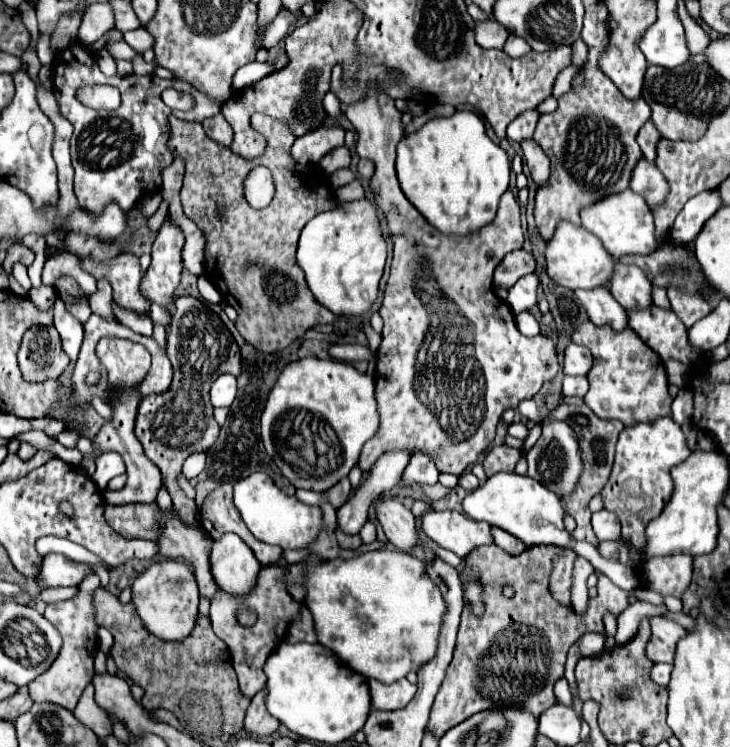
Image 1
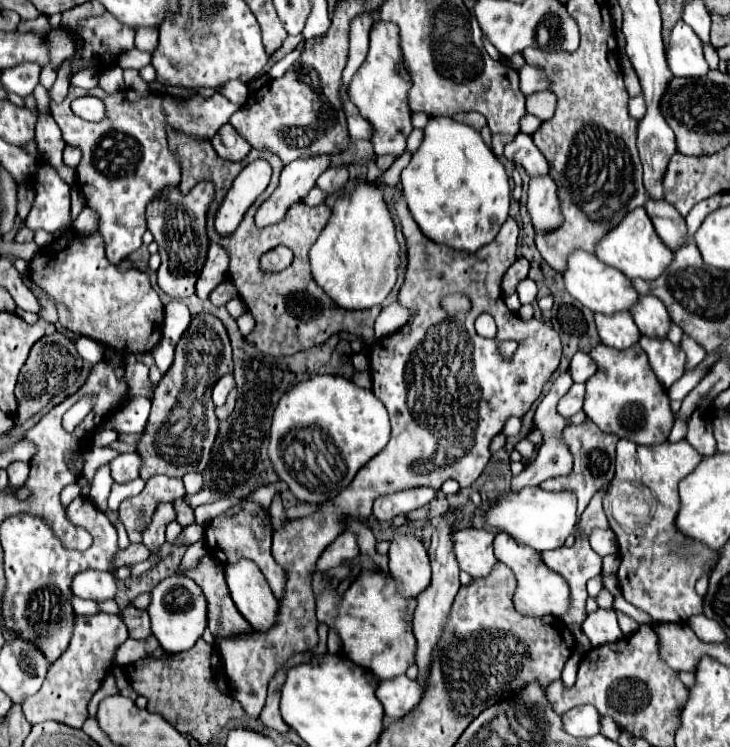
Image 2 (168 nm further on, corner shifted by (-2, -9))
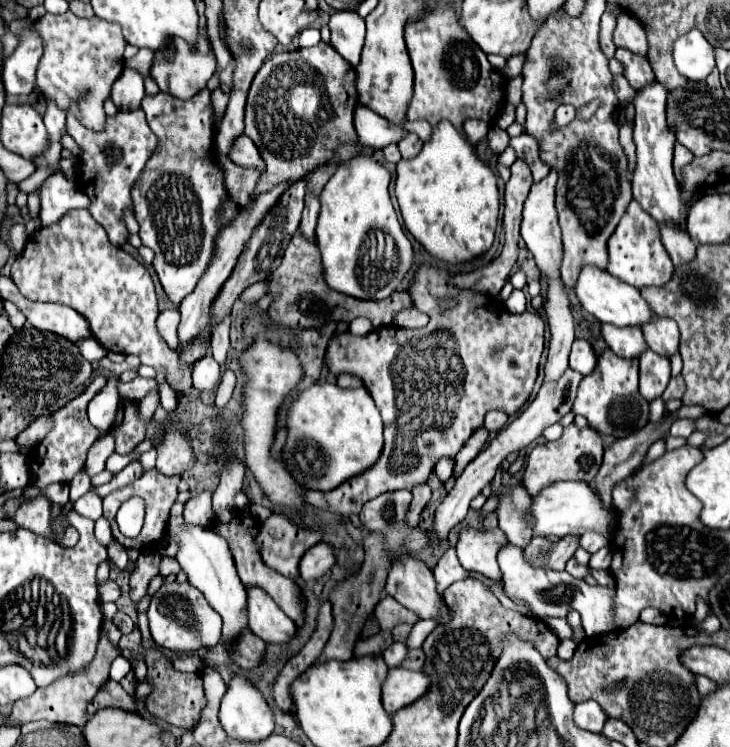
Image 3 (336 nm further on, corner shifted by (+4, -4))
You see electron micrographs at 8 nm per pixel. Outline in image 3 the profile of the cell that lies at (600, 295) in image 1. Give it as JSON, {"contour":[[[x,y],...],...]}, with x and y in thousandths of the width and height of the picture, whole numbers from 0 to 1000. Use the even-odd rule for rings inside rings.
{"contour":[[[825,432],[825,451],[849,478],[874,478],[888,465],[877,438],[844,438]]]}

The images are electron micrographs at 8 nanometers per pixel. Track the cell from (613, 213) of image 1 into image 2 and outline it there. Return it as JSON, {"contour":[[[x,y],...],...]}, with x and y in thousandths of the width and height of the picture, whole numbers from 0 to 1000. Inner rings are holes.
{"contour":[[[882,278],[866,281],[836,313],[830,313],[830,319],[825,319],[825,324],[819,327],[816,343],[830,356],[838,356],[838,359],[849,361],[863,375],[868,375],[868,372],[896,375],[923,348],[921,335],[915,329],[910,329],[910,324],[901,319],[901,313],[899,313],[899,308],[896,308],[896,303],[893,303],[893,297],[890,297]]]}

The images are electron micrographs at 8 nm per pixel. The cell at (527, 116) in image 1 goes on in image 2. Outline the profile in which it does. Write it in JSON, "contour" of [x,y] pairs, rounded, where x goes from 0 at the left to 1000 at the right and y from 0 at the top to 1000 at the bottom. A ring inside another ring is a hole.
{"contour":[[[715,177],[707,179],[704,190],[690,198],[690,209],[699,217],[715,222],[726,238],[751,233],[751,217],[737,203],[737,198],[732,195],[732,190],[729,190],[729,185],[723,179],[715,179]]]}

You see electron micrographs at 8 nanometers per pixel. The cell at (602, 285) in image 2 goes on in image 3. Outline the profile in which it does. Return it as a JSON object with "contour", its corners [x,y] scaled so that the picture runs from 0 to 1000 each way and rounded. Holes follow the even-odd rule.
{"contour":[[[814,355],[797,357],[786,392],[795,403],[795,408],[825,432],[838,432],[838,435],[855,438],[855,435],[879,435],[893,427],[893,416],[890,416],[888,406],[877,398],[877,390],[871,384],[849,376],[847,371],[838,371],[833,363],[819,360]]]}

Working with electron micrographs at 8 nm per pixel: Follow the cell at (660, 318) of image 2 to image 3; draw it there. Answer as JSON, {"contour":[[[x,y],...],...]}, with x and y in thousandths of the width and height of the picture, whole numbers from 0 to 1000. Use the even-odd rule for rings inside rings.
{"contour":[[[896,422],[893,430],[877,435],[882,454],[888,459],[888,465],[901,473],[918,478],[926,467],[929,467],[929,456],[932,456],[932,446],[929,446],[929,435],[926,430],[915,427],[915,424],[901,424]]]}

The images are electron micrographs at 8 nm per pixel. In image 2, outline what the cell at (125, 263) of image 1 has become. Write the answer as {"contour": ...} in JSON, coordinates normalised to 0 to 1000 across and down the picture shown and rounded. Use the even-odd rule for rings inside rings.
{"contour":[[[96,308],[85,313],[71,327],[55,332],[38,356],[41,375],[49,386],[55,386],[63,396],[68,396],[77,407],[82,434],[88,439],[104,442],[118,452],[126,452],[148,466],[156,466],[159,471],[208,471],[208,466],[222,452],[222,428],[225,428],[225,410],[214,394],[214,388],[205,380],[205,372],[200,364],[192,364],[186,359],[178,359],[173,364],[164,364],[156,353],[145,348],[142,324],[134,311],[112,316],[104,308]]]}

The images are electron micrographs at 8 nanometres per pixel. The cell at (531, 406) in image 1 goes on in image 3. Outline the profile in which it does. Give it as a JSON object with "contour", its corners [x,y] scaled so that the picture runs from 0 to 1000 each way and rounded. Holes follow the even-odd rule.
{"contour":[[[671,550],[666,556],[666,564],[663,564],[663,572],[668,577],[685,577],[690,569],[696,566],[696,556],[688,553],[688,550]]]}

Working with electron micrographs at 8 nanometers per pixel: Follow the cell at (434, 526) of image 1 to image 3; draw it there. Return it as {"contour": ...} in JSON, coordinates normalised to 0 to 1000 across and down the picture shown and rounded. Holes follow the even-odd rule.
{"contour":[[[638,705],[627,716],[625,727],[625,740],[630,748],[630,756],[638,764],[647,767],[660,767],[663,772],[671,775],[688,775],[688,767],[679,754],[679,740],[682,735],[693,727],[690,714],[685,708],[647,708]]]}

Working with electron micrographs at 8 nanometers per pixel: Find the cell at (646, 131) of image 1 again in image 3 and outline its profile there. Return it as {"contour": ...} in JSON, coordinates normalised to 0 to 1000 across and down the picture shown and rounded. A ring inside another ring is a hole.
{"contour":[[[904,108],[888,111],[882,119],[871,122],[868,130],[868,191],[871,191],[871,226],[866,237],[868,266],[890,285],[901,299],[921,296],[934,301],[940,269],[932,266],[932,250],[921,229],[921,205],[923,205],[923,178],[912,167],[912,116]]]}

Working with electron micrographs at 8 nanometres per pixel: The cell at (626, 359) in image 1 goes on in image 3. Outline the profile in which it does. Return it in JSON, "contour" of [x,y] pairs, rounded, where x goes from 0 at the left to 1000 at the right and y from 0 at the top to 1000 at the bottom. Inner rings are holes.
{"contour":[[[830,467],[819,478],[816,494],[803,502],[795,510],[795,521],[786,537],[784,550],[792,556],[800,556],[805,561],[805,569],[819,577],[822,582],[838,582],[844,588],[860,585],[866,577],[879,574],[888,566],[888,553],[890,542],[888,537],[877,529],[874,521],[874,481],[852,481],[836,467]]]}

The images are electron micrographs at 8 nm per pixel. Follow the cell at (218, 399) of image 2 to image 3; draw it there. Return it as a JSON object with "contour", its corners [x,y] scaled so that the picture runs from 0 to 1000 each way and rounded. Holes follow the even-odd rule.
{"contour":[[[285,473],[279,481],[274,481],[263,494],[266,521],[271,523],[293,523],[301,513],[301,489],[293,483],[290,473]]]}

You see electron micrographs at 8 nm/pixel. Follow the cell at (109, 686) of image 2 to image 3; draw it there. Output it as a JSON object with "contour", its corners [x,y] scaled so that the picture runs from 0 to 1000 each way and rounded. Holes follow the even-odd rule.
{"contour":[[[148,909],[137,925],[132,928],[132,933],[121,941],[121,957],[129,957],[132,949],[137,946],[164,946],[164,949],[173,949],[173,952],[186,952],[186,941],[184,936],[167,922],[164,914]]]}

